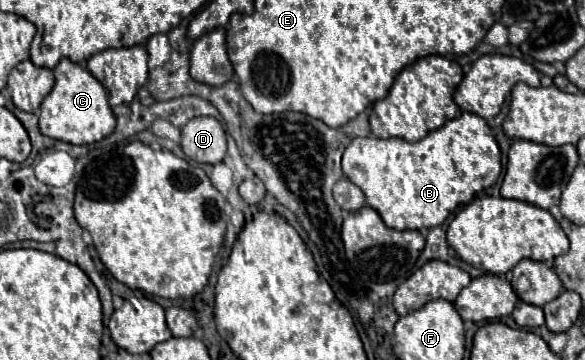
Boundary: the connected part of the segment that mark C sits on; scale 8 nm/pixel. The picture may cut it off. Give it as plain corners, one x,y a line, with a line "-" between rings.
68,58
60,60
54,68
54,76
56,84
40,106
40,132
68,144
92,144
112,134
116,118
108,104
104,86
82,64
70,62

